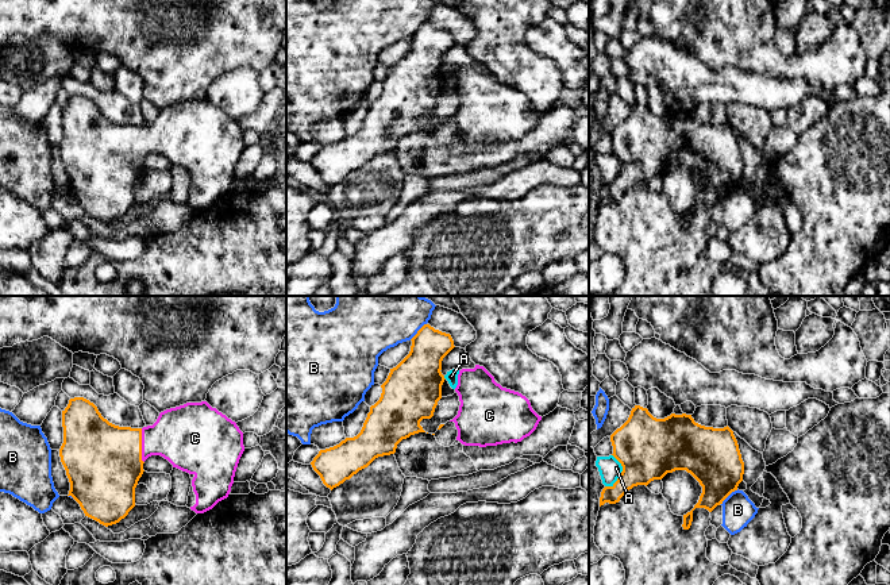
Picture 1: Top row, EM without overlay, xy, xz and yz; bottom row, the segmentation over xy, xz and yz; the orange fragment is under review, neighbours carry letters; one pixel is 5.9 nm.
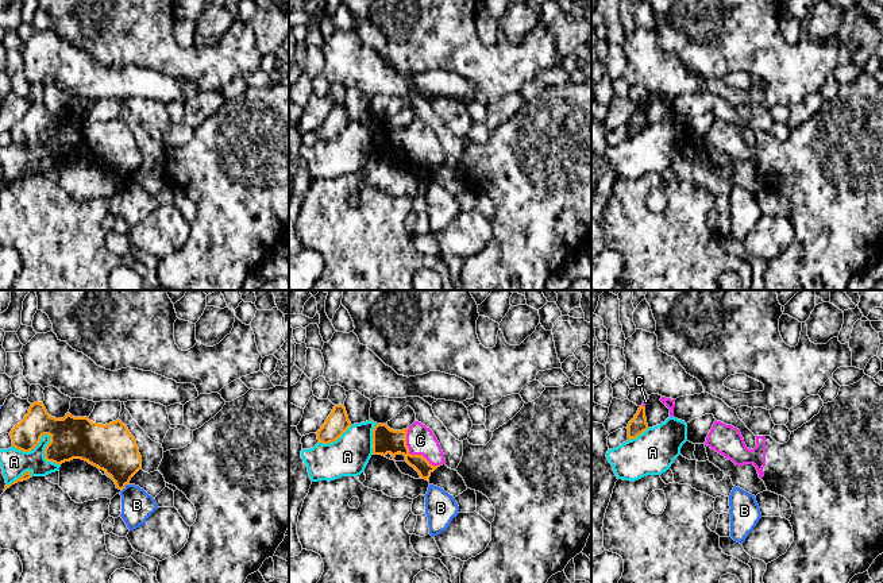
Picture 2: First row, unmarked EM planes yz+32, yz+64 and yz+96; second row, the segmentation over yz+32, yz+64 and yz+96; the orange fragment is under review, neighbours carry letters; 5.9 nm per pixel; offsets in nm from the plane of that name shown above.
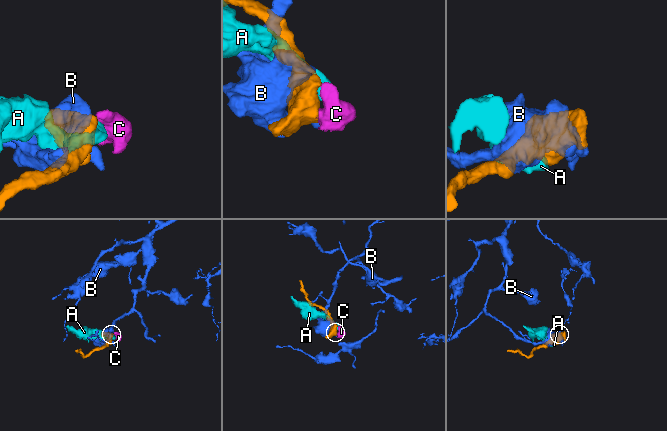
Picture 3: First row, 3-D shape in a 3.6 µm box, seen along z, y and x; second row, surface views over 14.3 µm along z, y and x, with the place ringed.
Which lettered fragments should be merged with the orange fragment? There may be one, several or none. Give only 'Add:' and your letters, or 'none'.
Add: C

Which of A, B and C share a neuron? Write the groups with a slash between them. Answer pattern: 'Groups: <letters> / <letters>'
Groups: A / B / C

